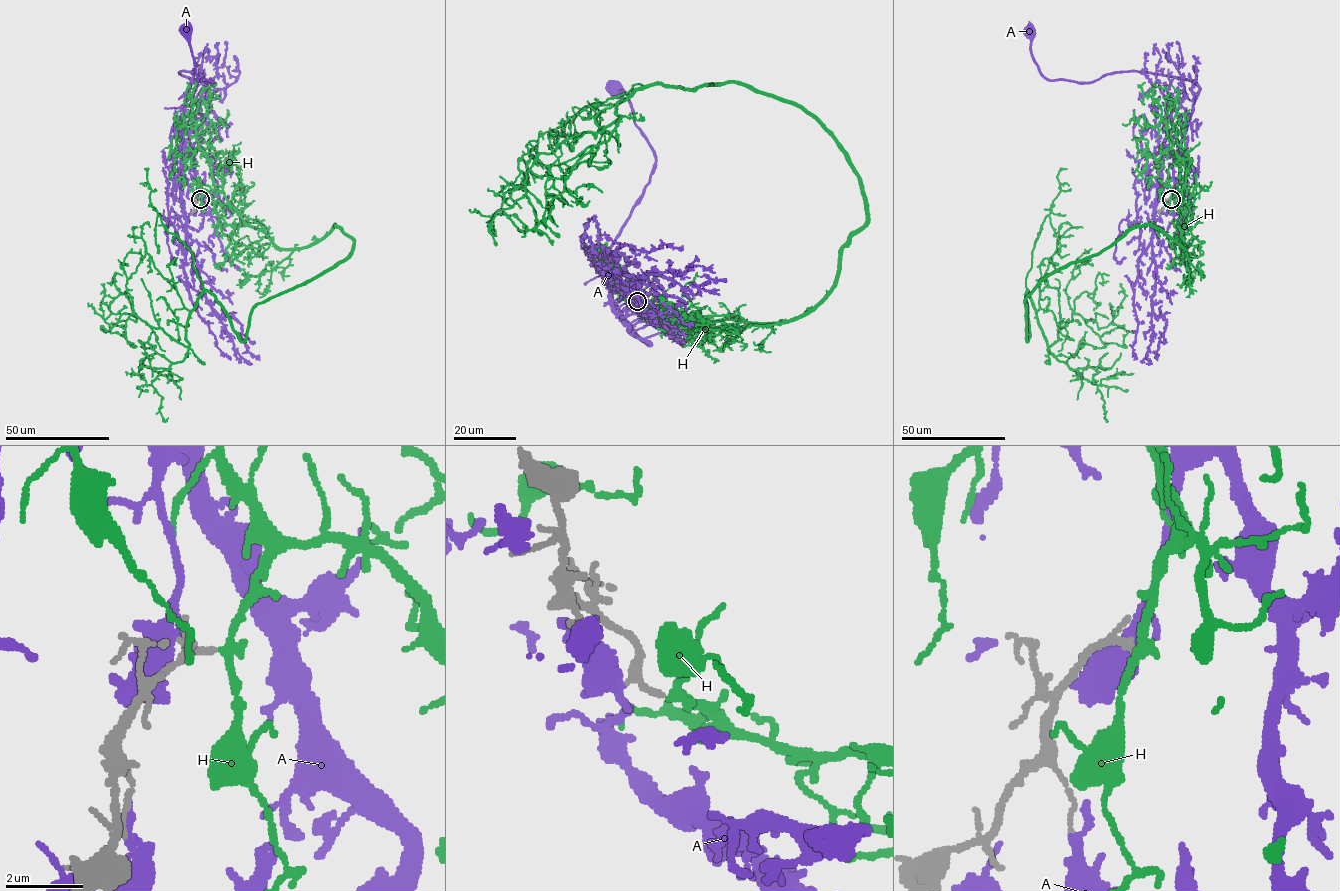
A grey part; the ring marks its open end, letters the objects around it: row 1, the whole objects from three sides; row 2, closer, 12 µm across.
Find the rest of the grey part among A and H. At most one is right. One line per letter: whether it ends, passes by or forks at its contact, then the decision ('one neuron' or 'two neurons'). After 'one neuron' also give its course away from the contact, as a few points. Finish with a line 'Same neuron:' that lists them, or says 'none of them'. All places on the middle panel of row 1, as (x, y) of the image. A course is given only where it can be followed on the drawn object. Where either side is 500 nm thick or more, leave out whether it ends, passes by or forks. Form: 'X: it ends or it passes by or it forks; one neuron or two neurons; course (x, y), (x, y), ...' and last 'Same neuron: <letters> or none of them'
A: it forks; two neurons
H: it passes by; one neuron; course (637, 301), (696, 324), (804, 316), (866, 219), (847, 153), (743, 84), (651, 84), (540, 153), (489, 226)
Same neuron: H

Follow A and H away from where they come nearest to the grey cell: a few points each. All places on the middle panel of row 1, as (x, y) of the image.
A: (634, 300), (622, 318), (647, 344), (613, 300), (606, 278), (608, 251), (655, 162), (629, 97), (616, 90)
H: (637, 301), (696, 324), (804, 316), (866, 219), (847, 153), (743, 84), (651, 84), (540, 153), (489, 226)

